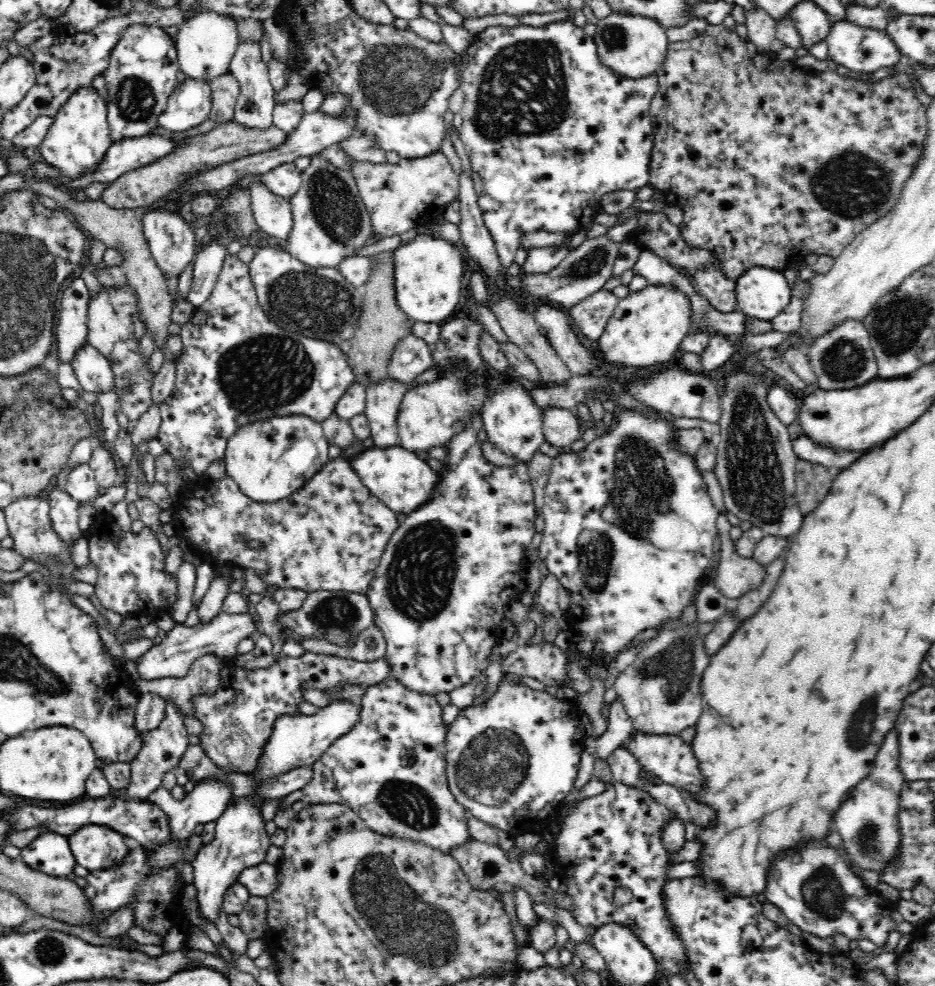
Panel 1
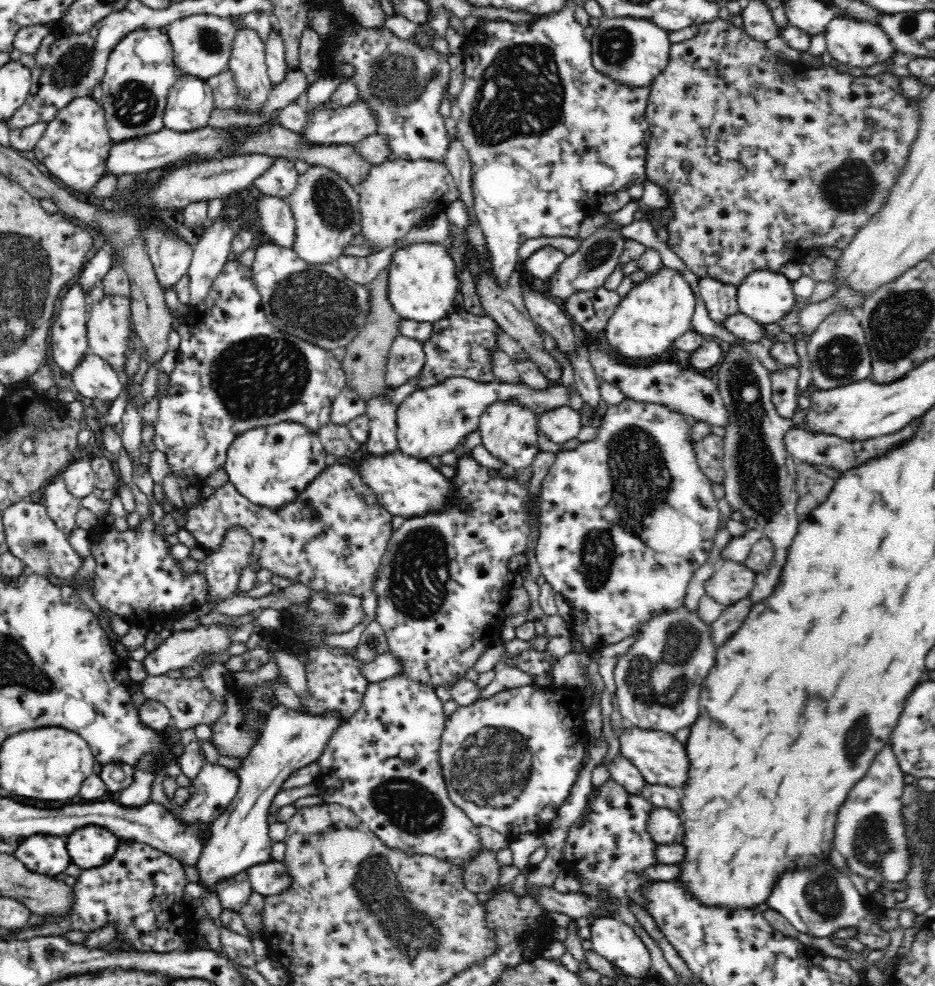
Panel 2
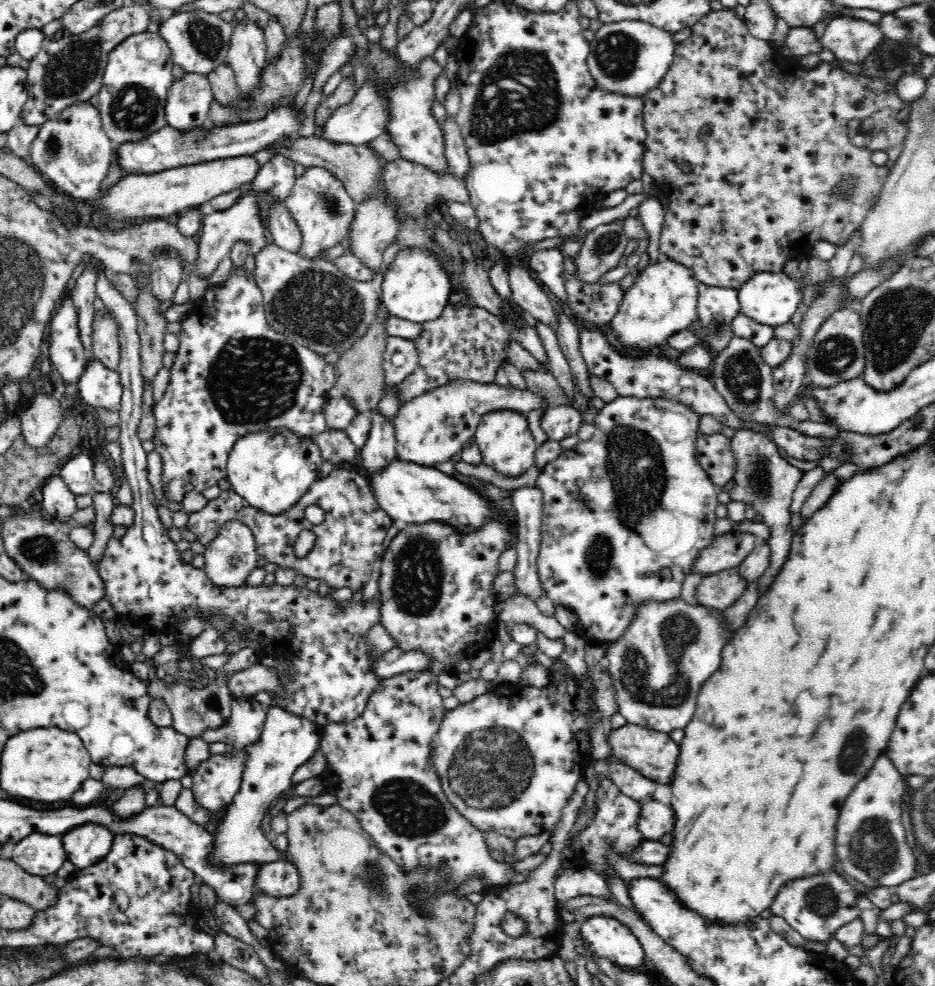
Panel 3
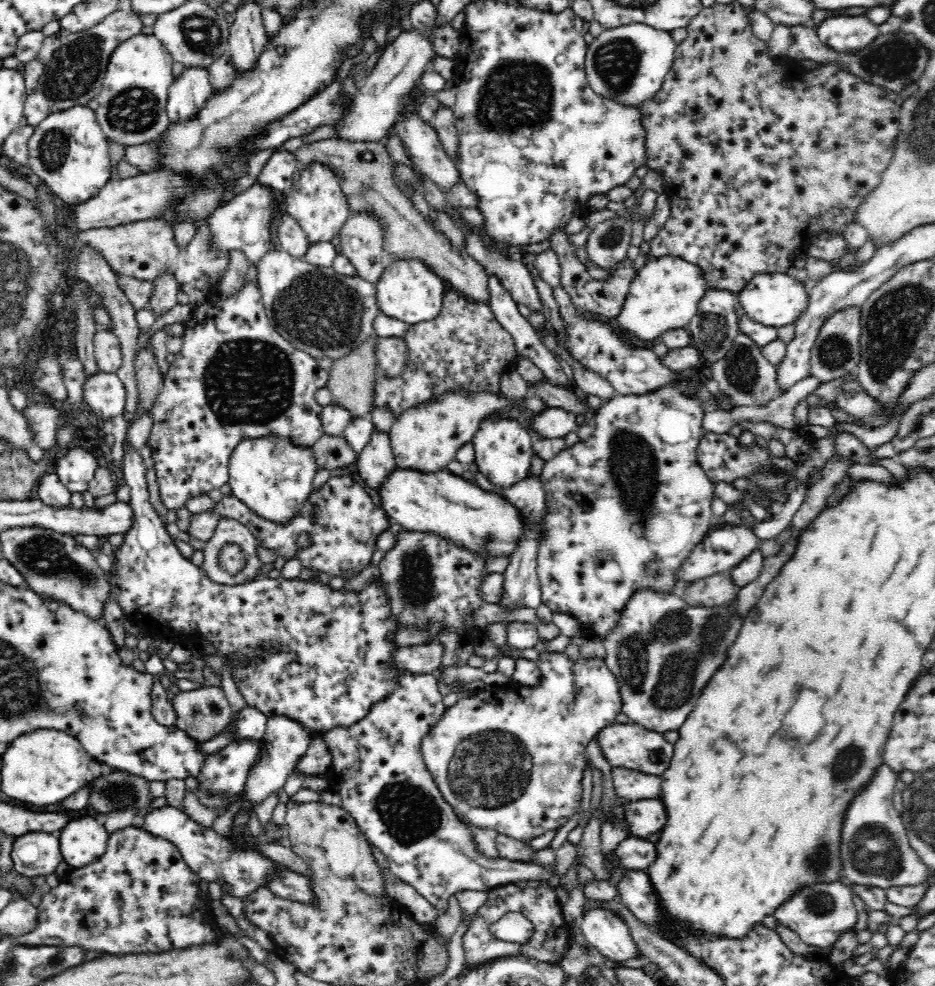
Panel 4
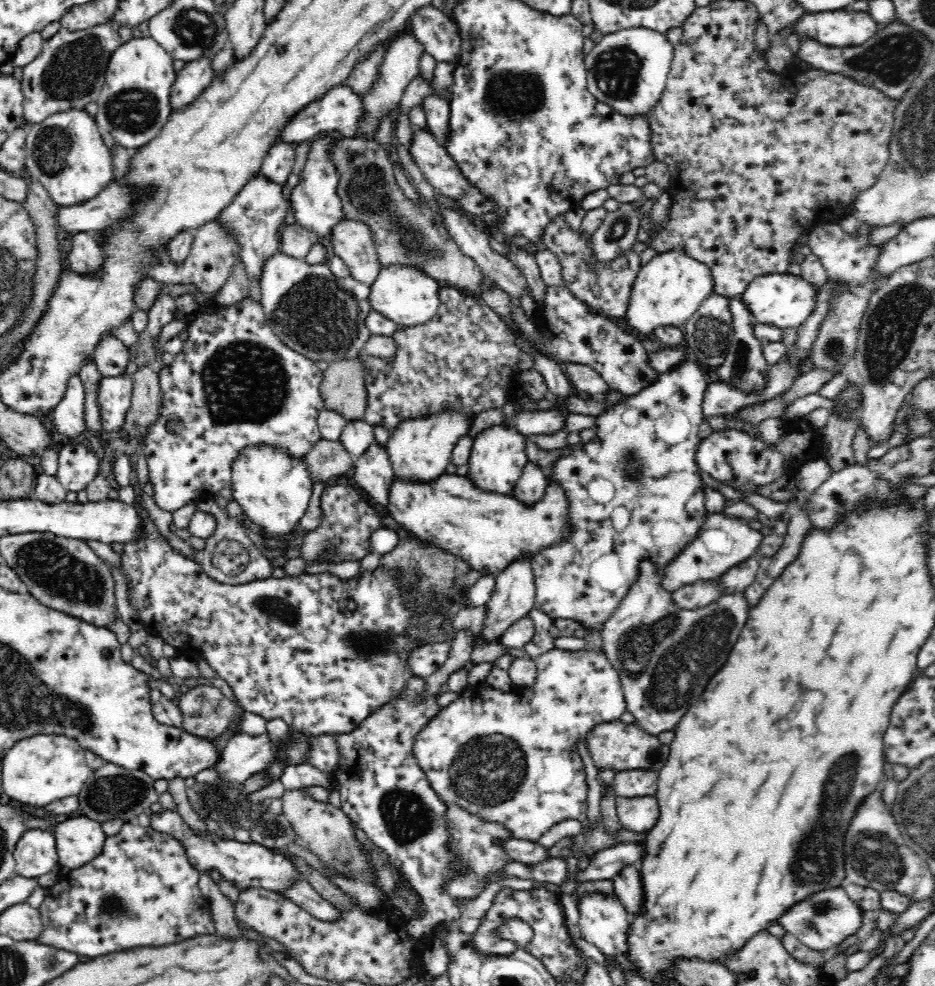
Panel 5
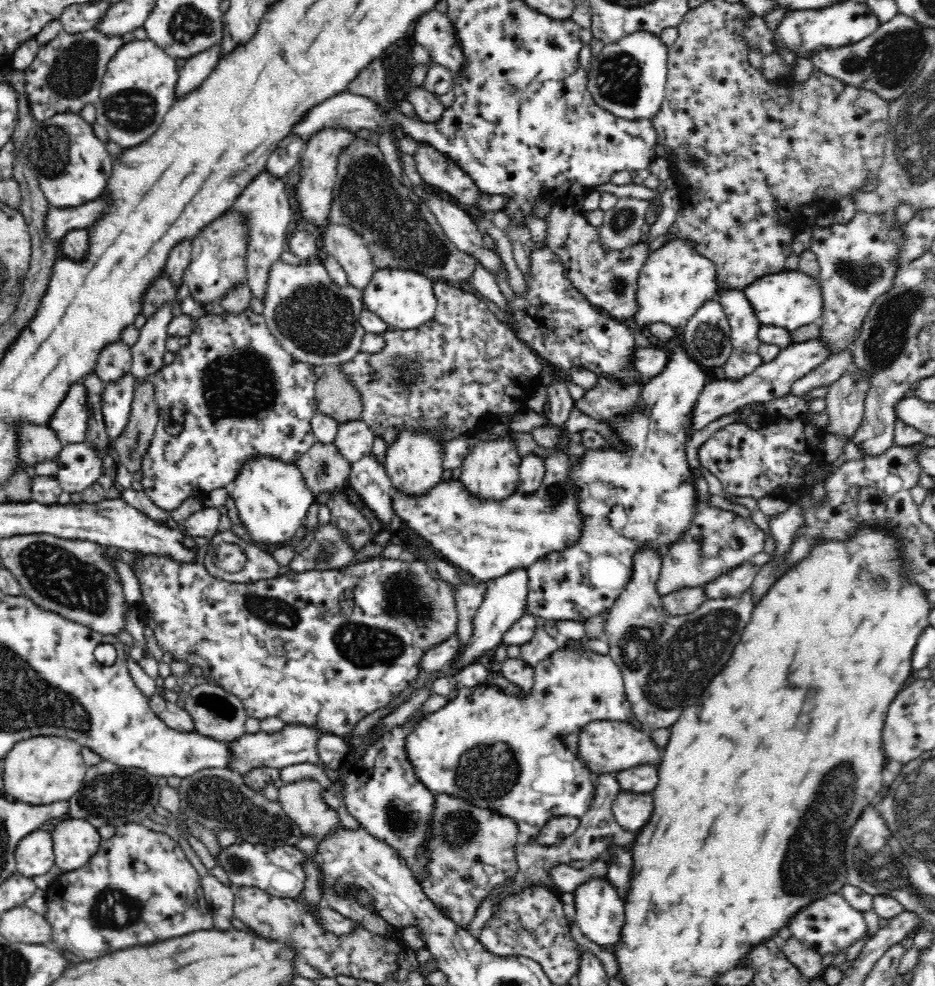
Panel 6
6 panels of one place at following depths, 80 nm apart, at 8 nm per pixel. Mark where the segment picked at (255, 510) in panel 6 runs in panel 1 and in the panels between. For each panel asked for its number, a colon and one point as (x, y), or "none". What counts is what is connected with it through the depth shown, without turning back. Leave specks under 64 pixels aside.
1: (268, 459)
2: (270, 465)
3: (272, 469)
4: (272, 477)
5: (274, 487)

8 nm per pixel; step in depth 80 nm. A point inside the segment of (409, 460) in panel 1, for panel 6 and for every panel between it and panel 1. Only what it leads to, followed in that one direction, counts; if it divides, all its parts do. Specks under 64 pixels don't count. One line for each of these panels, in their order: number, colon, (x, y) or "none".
2: (406, 486)
3: (410, 493)
4: (439, 501)
5: (489, 529)
6: (485, 537)

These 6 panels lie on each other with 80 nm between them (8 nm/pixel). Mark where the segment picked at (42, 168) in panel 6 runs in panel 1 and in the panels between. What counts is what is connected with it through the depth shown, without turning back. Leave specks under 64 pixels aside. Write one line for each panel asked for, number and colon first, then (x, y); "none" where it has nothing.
1: (79, 137)
2: (74, 148)
3: (72, 151)
4: (69, 152)
5: (66, 153)

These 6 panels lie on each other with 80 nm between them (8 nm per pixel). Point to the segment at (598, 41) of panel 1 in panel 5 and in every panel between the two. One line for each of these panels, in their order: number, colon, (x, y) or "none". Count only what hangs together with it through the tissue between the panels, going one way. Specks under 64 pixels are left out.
2: (634, 51)
3: (629, 56)
4: (630, 62)
5: (628, 69)

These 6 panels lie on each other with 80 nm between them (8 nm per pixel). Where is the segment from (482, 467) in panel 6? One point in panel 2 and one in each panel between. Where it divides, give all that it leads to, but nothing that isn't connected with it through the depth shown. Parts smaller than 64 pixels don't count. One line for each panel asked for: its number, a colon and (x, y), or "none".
2: (508, 429)
3: (504, 437)
4: (504, 447)
5: (498, 456)

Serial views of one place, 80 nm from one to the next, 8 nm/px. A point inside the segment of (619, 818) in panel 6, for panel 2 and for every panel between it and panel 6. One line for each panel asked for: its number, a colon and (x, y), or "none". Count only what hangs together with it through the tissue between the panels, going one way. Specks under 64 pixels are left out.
2: (665, 824)
3: (657, 821)
4: (647, 818)
5: (636, 814)

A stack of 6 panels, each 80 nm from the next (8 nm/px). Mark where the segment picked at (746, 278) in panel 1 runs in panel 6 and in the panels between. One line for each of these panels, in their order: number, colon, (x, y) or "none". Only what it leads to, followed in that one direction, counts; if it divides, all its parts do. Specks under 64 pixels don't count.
2: (766, 296)
3: (770, 298)
4: (775, 299)
5: (783, 300)
6: (790, 299)

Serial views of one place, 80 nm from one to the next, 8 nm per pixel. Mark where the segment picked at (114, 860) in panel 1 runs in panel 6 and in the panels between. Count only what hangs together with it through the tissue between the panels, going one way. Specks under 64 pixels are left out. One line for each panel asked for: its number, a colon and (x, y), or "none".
2: (90, 847)
3: (90, 844)
4: (82, 842)
5: (79, 839)
6: (76, 841)

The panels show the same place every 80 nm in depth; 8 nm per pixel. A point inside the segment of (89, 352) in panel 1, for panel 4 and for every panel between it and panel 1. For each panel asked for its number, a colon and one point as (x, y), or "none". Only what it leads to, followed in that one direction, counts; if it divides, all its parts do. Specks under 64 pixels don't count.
2: (93, 377)
3: (101, 387)
4: (104, 393)

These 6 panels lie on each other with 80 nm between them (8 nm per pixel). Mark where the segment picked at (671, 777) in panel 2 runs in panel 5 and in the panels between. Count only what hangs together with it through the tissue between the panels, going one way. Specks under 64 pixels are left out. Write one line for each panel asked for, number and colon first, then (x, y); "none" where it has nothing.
3: (654, 754)
4: (628, 745)
5: (618, 746)

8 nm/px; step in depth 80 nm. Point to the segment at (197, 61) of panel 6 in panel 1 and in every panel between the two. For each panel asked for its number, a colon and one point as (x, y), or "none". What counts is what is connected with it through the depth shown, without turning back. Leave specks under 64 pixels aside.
1: (191, 104)
2: (190, 103)
3: (189, 99)
4: (186, 97)
5: (194, 78)

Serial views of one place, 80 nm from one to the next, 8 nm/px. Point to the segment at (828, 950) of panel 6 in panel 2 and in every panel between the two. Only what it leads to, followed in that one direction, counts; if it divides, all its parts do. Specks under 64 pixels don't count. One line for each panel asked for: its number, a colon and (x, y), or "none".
2: (819, 899)
3: (816, 906)
4: (818, 913)
5: (823, 920)

